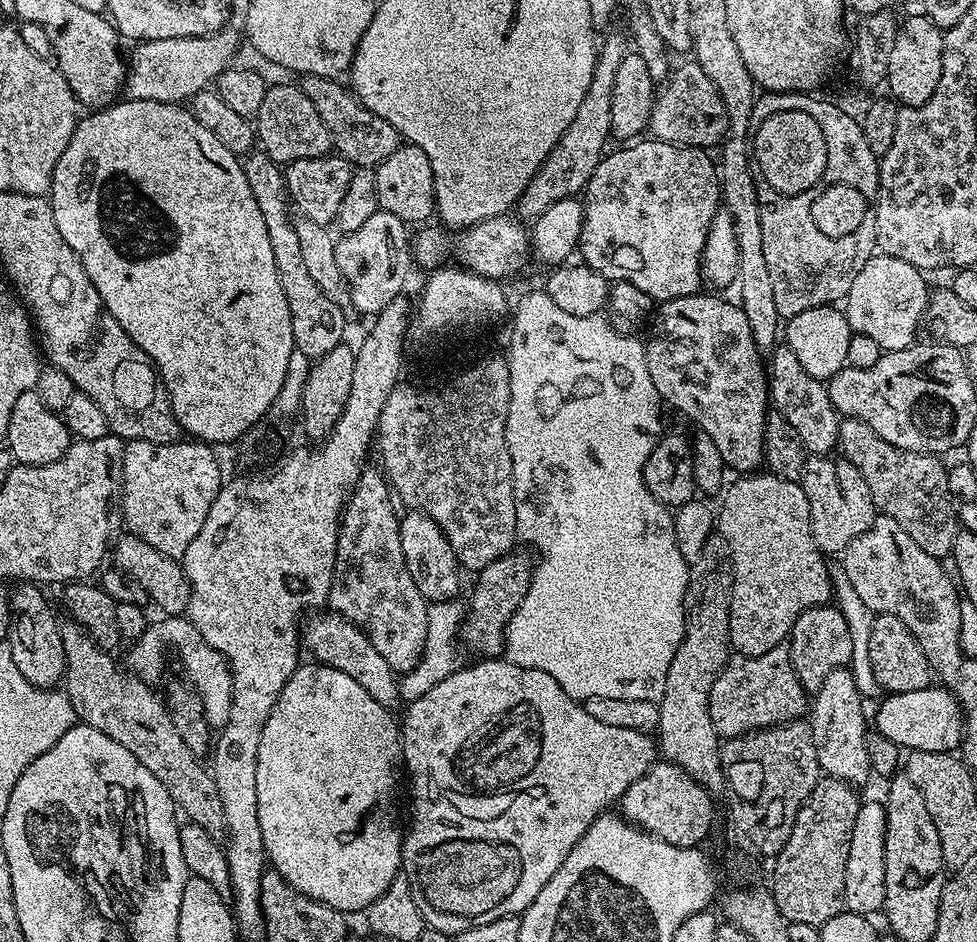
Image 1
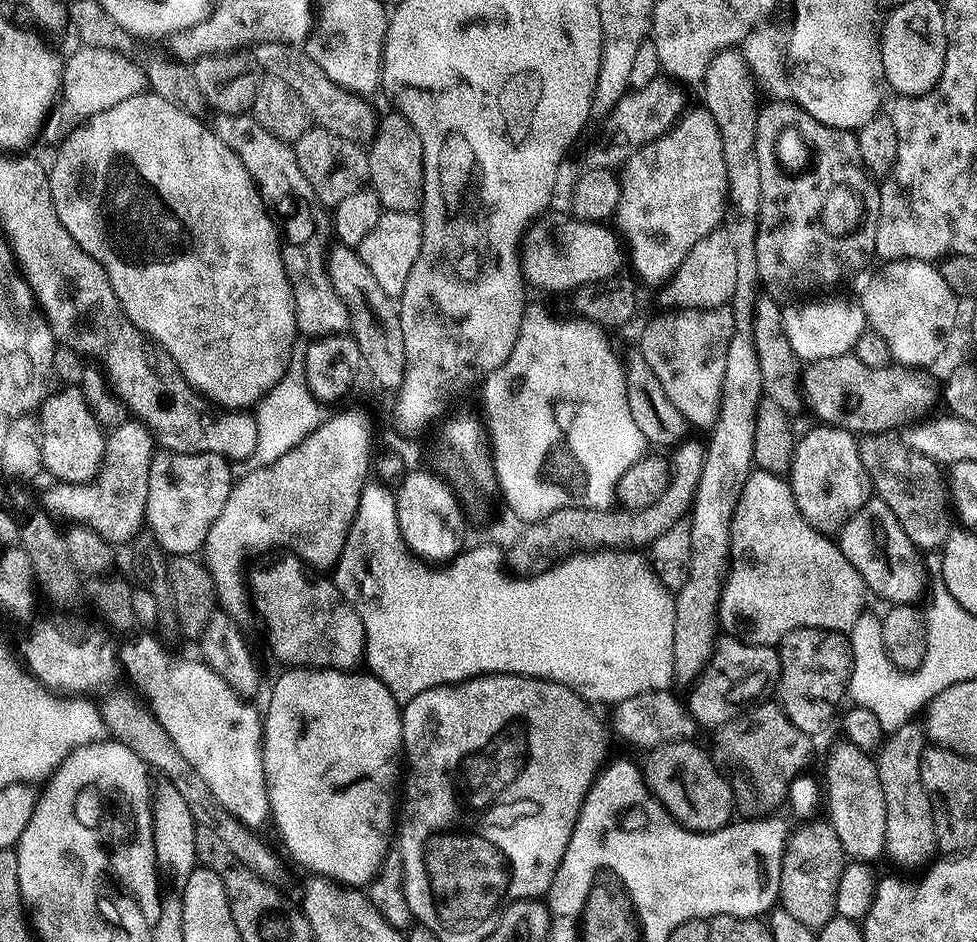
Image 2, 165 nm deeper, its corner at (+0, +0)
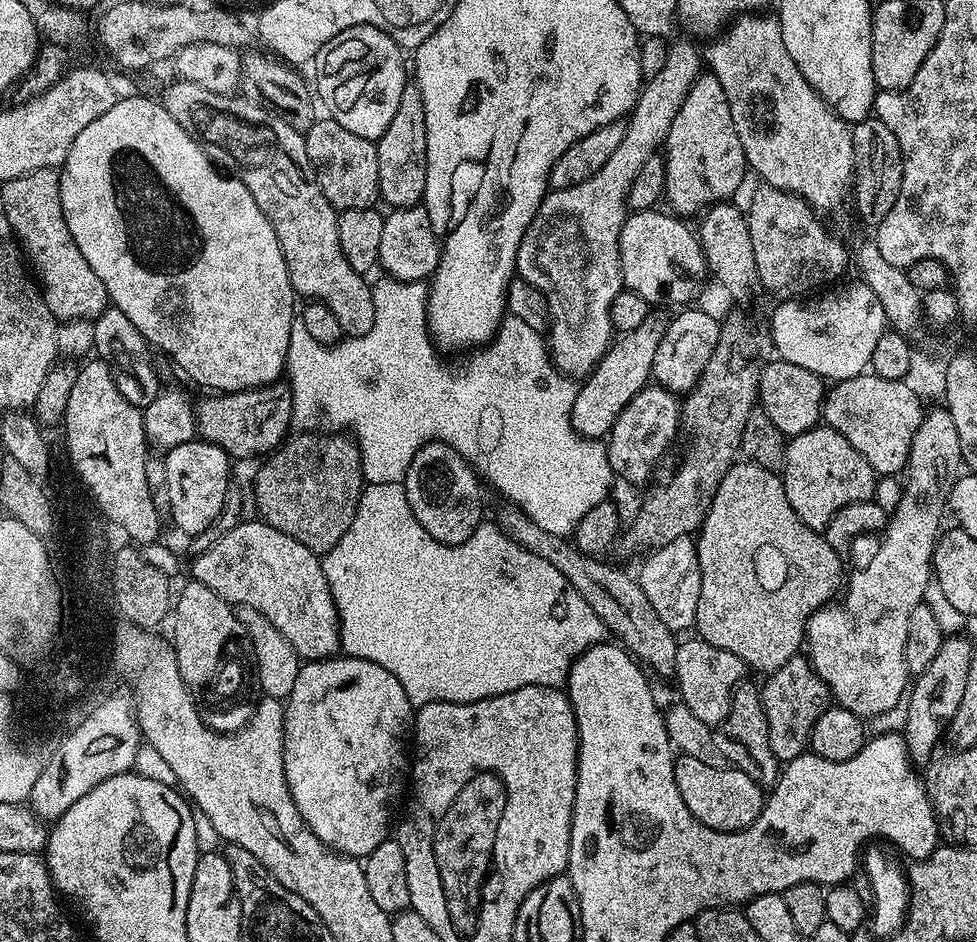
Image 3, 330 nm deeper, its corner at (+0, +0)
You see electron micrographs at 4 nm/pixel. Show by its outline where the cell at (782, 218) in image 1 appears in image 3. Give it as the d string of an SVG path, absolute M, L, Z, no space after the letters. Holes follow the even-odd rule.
M760 186L752 196L752 201L746 204L746 215L750 226L750 243L754 245L754 262L756 263L756 278L761 289L764 288L777 301L783 302L799 297L800 292L807 288L816 288L819 284L831 285L850 264L850 252L844 249L844 244L830 230L818 230L816 223L821 219L817 209L808 201L792 192L783 192L780 188Z

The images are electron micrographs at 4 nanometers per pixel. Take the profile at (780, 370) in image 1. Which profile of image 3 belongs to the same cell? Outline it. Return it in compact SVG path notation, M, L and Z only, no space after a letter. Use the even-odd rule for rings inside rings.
M717 202L707 209L699 217L700 228L698 227L698 239L700 249L704 251L704 263L707 271L716 275L716 280L728 291L728 296L732 300L737 300L737 305L748 306L752 300L752 295L758 292L758 281L756 278L756 263L754 262L754 245L750 243L750 226L745 209L736 205L736 202Z

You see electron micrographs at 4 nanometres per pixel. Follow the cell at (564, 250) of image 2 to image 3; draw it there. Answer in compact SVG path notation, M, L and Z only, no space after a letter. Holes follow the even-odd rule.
M649 210L647 212L632 212L624 220L622 234L620 235L620 265L622 266L622 278L624 288L629 292L637 292L642 298L646 298L649 306L656 304L680 304L676 306L688 306L693 303L696 296L696 287L700 279L706 276L704 263L704 251L700 249L700 241L697 233L687 228L685 221L675 214L667 211Z

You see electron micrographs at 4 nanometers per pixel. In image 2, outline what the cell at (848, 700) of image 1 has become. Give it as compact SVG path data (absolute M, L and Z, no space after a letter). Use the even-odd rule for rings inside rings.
M838 740L828 752L824 770L826 810L829 810L826 816L842 842L845 855L858 862L873 862L885 853L886 832L886 802L878 781L875 759L858 750L853 743Z

